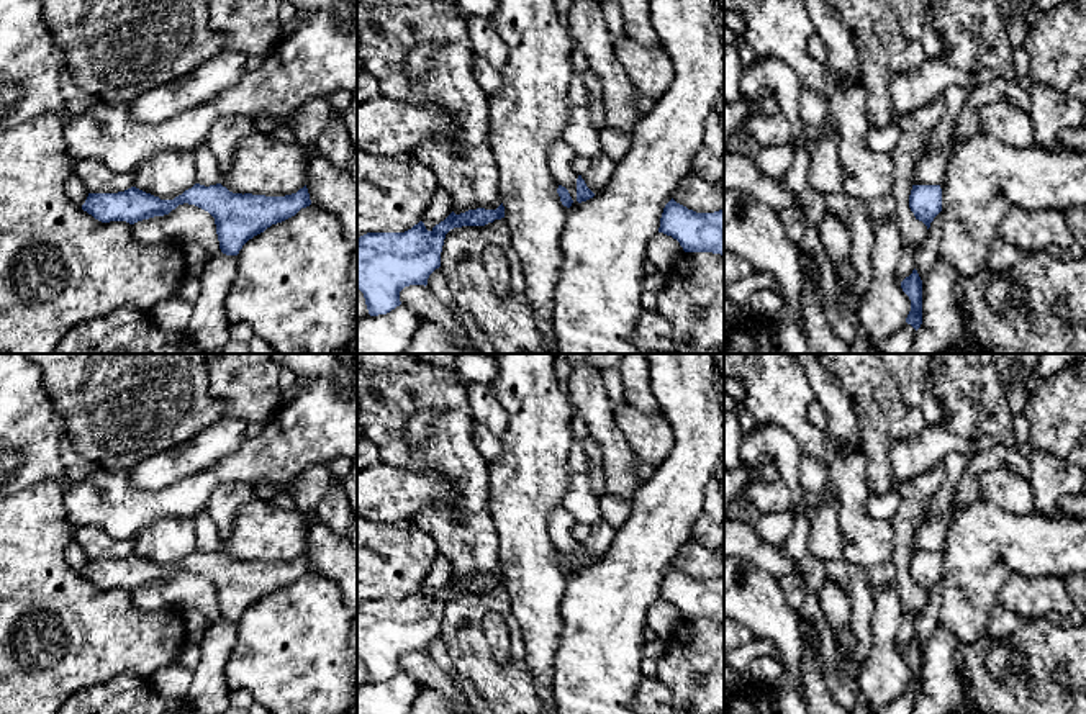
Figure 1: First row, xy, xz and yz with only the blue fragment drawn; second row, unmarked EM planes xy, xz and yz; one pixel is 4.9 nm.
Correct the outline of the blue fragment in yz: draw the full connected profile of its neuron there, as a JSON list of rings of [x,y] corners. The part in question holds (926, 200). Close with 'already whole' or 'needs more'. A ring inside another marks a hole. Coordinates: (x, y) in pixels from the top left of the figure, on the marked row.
[[[912,185],[909,208],[916,219],[922,221],[929,229],[934,218],[942,211],[940,185]]]; already whole

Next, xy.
[[[195,183],[174,200],[161,200],[136,187],[118,193],[88,193],[82,210],[102,223],[126,221],[134,224],[154,216],[169,215],[179,205],[195,205],[215,218],[219,249],[238,255],[242,246],[272,224],[295,216],[311,205],[306,185],[285,197],[233,193],[221,183]]]; already whole

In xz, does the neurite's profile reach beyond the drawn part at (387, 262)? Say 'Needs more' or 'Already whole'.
Already whole

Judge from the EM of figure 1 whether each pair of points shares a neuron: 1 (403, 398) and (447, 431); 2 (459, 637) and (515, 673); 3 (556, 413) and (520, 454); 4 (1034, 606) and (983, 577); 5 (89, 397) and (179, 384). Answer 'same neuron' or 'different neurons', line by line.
1: same neuron
2: same neuron
3: same neuron
4: different neurons
5: same neuron

